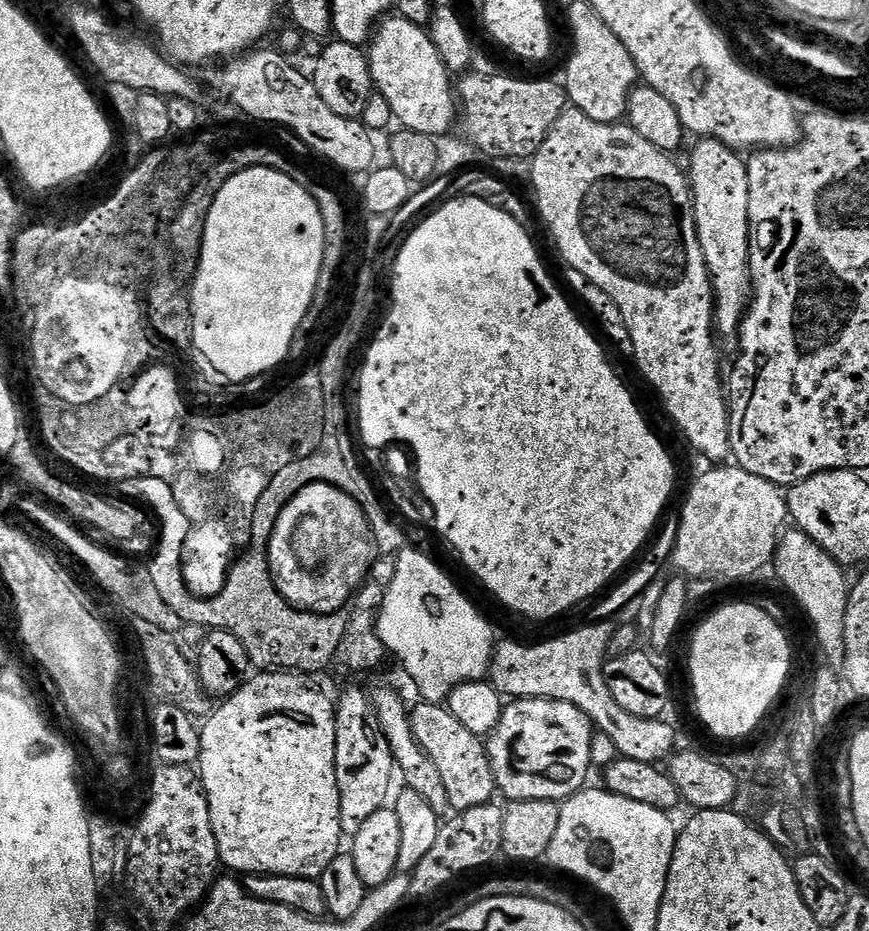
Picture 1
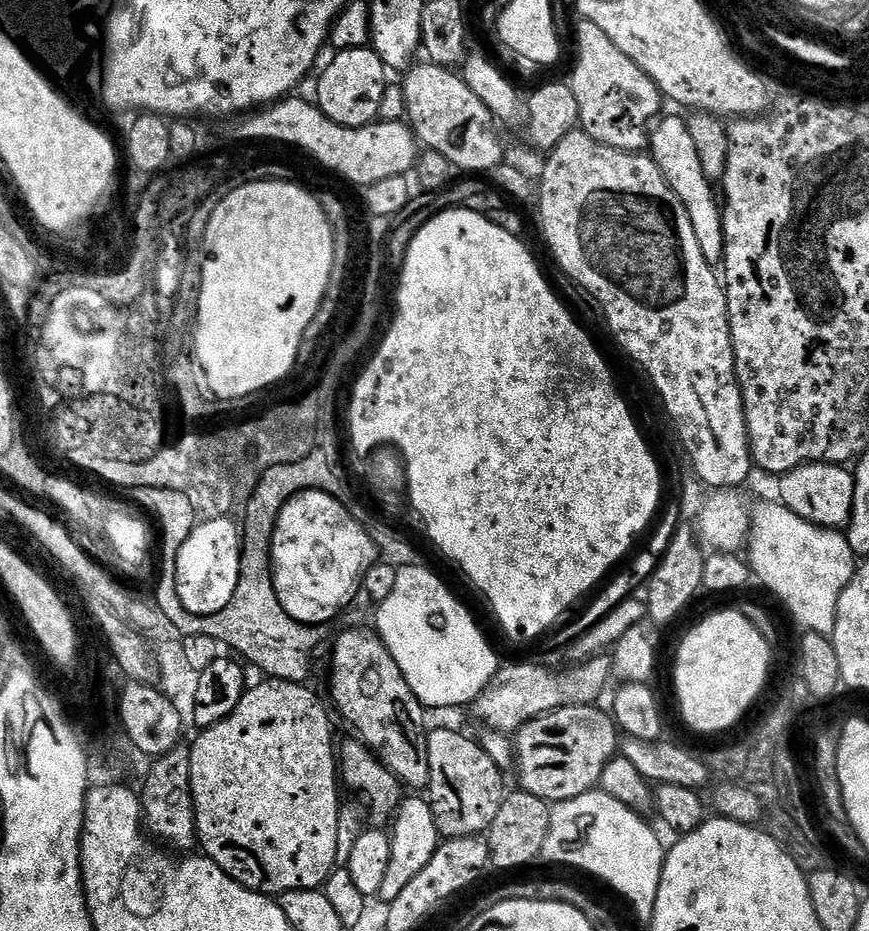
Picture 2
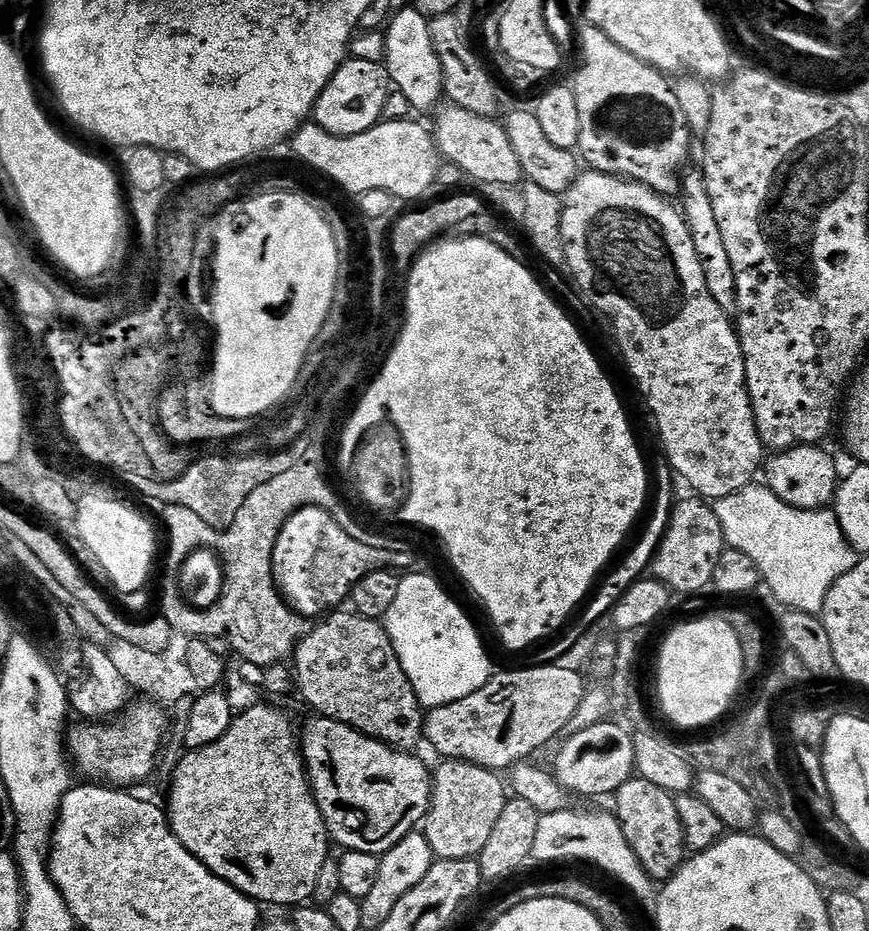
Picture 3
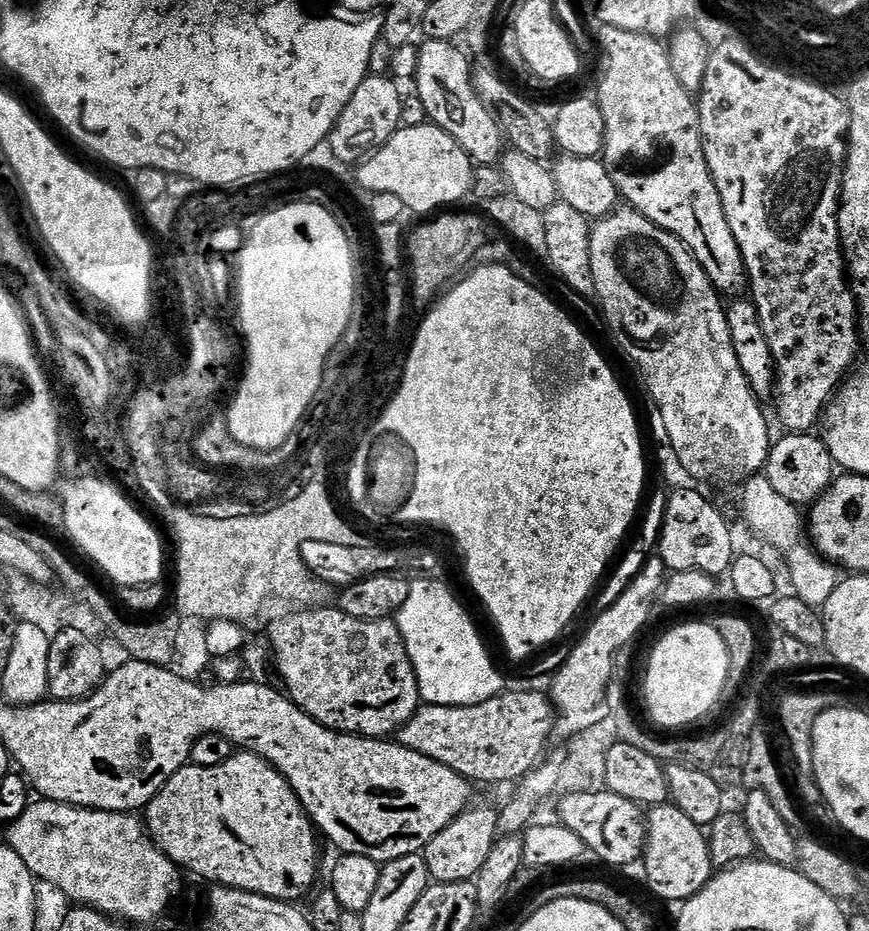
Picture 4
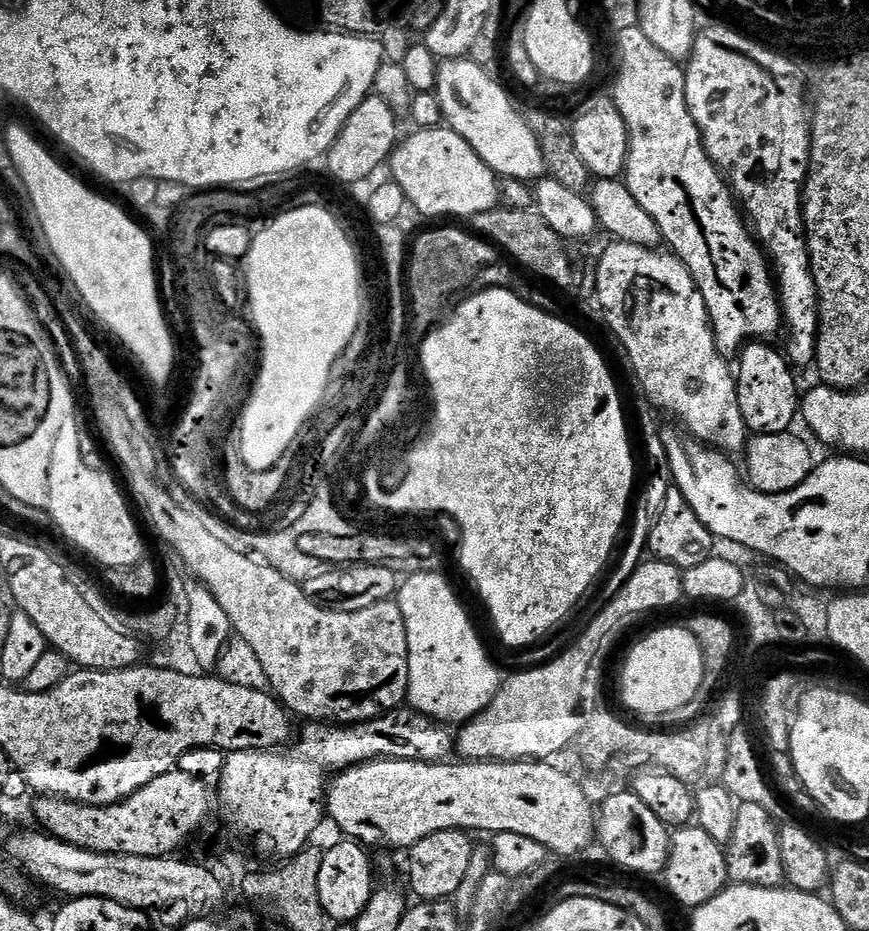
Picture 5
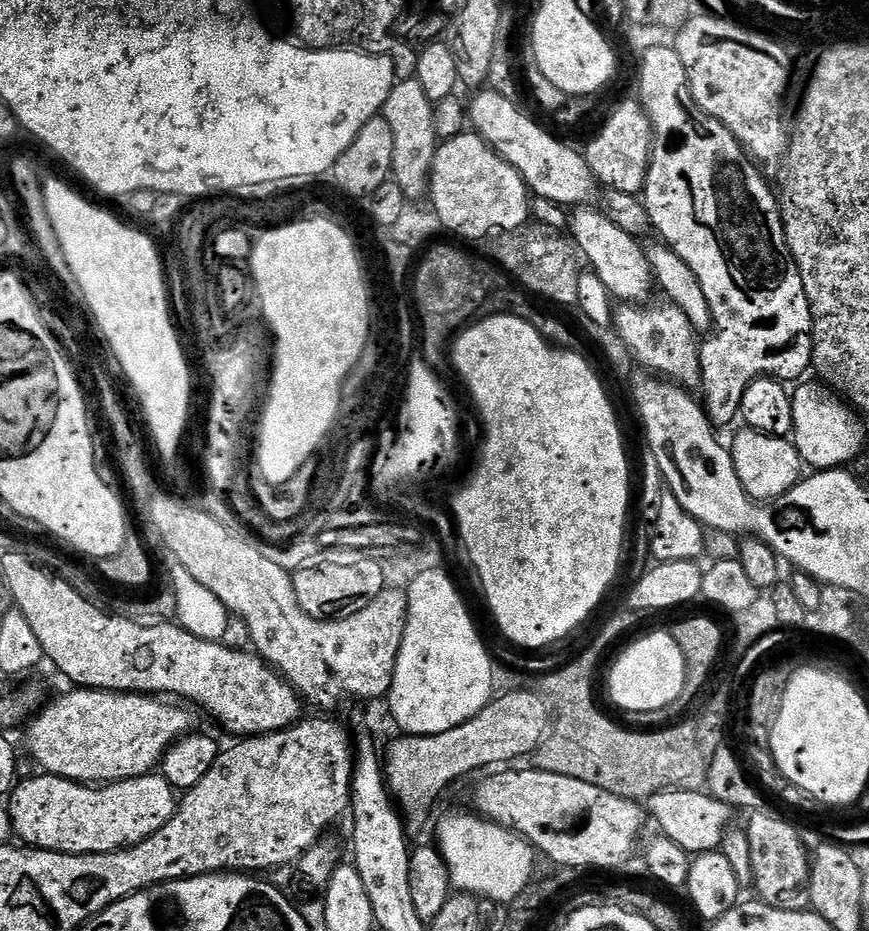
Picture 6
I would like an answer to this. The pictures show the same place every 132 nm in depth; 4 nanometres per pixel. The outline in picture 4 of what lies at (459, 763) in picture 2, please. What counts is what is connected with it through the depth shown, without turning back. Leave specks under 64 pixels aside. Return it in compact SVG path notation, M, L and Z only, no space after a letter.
M484 804L478 805L477 808L472 807L465 807L464 811L459 812L445 828L438 830L438 834L434 834L423 845L422 855L428 867L428 875L433 881L443 884L468 882L479 873L484 865L484 861L498 838L497 809L487 808Z

